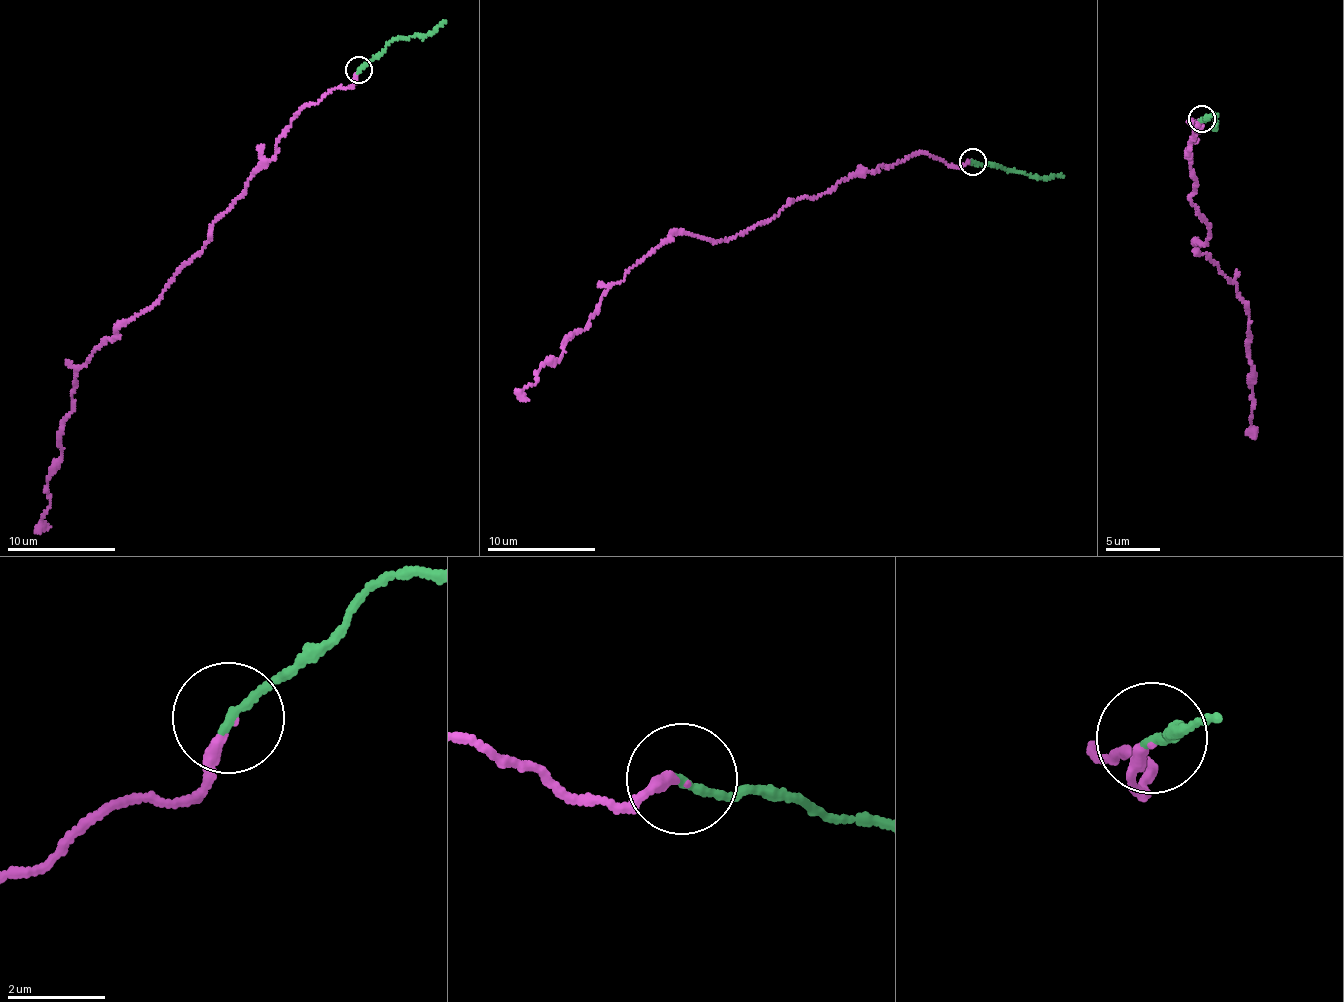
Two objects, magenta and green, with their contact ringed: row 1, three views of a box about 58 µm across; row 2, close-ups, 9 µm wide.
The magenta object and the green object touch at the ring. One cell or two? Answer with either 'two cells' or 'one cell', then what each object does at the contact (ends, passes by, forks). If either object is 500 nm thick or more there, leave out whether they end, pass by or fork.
one cell; magenta ends; green ends

